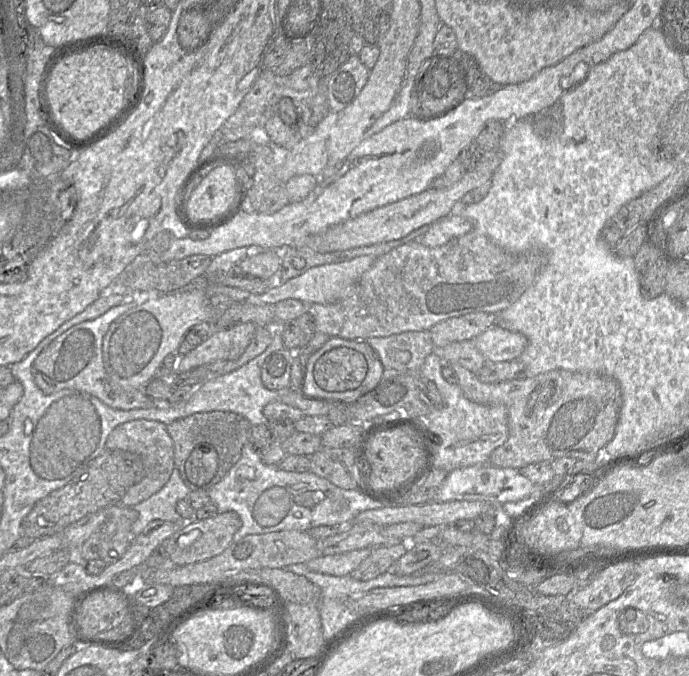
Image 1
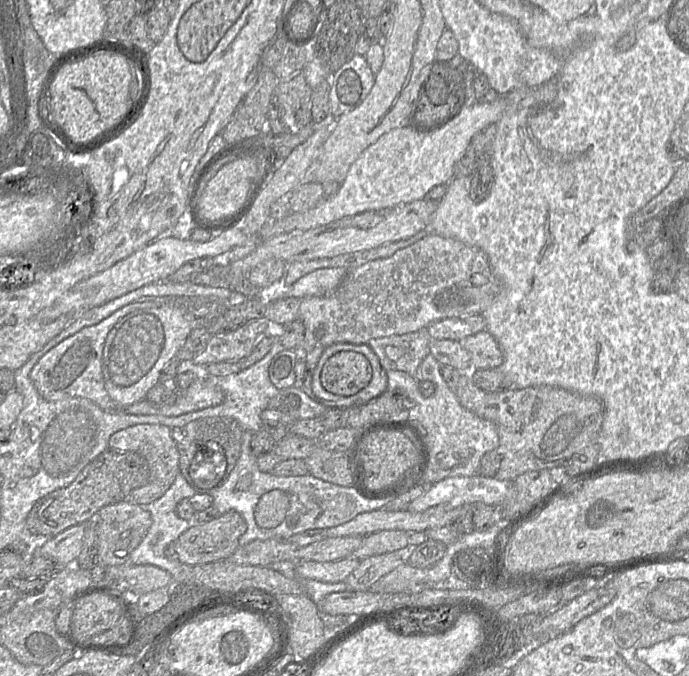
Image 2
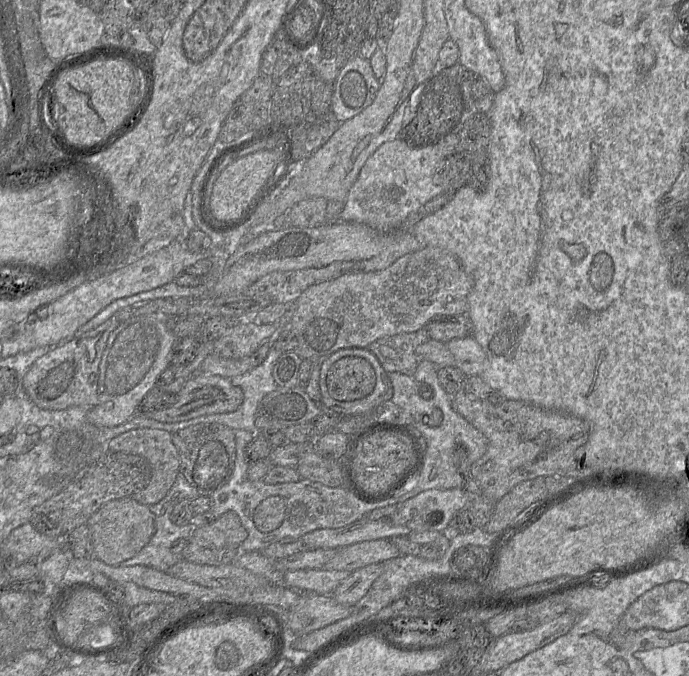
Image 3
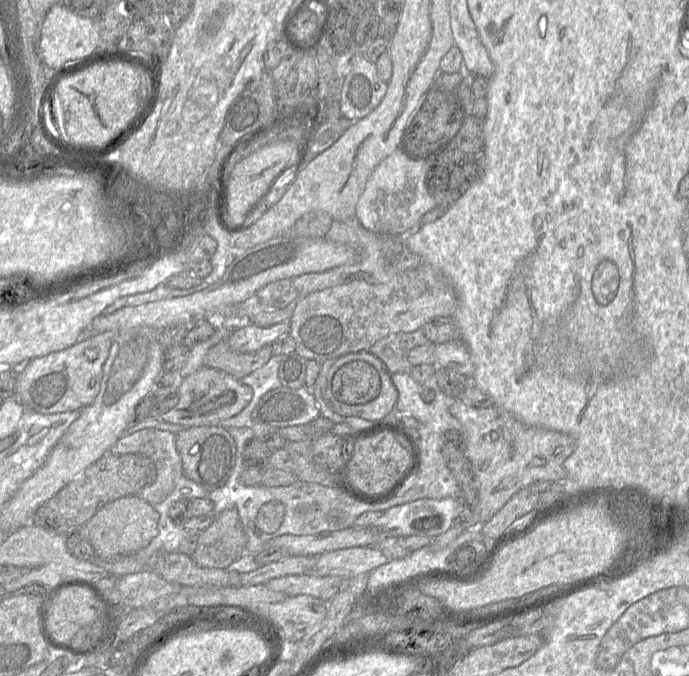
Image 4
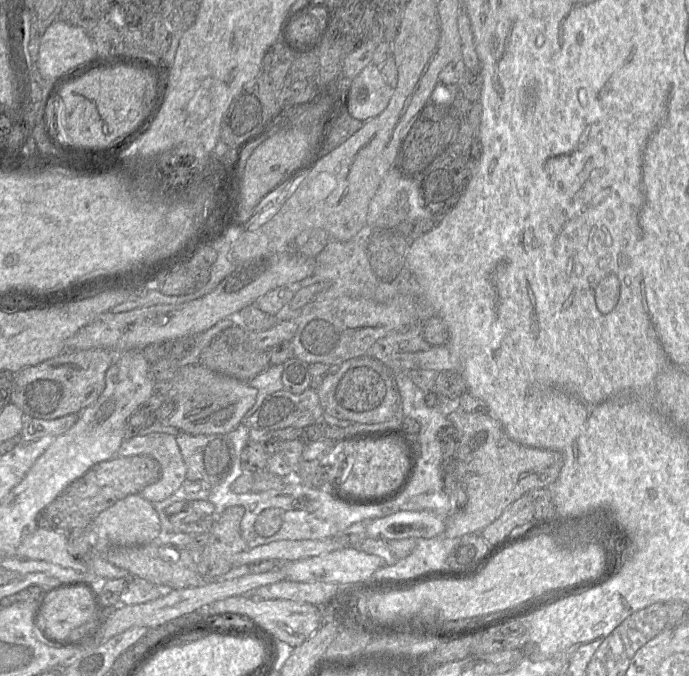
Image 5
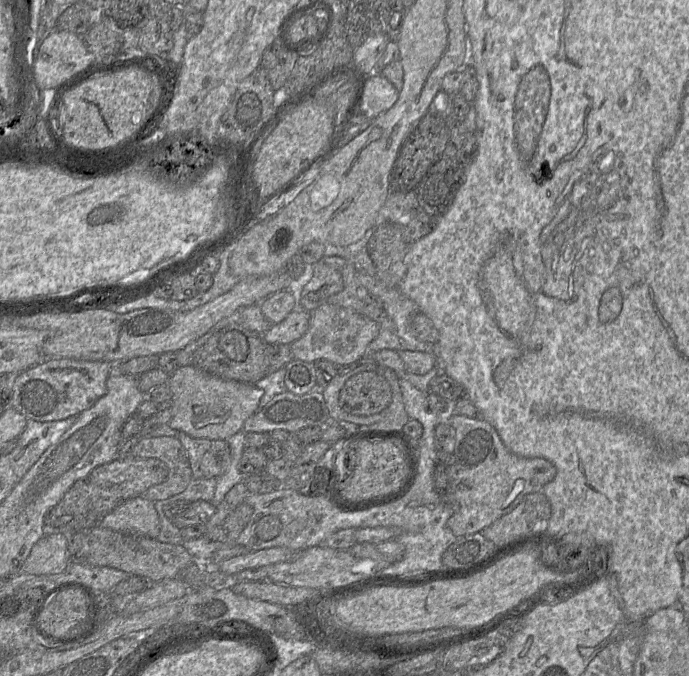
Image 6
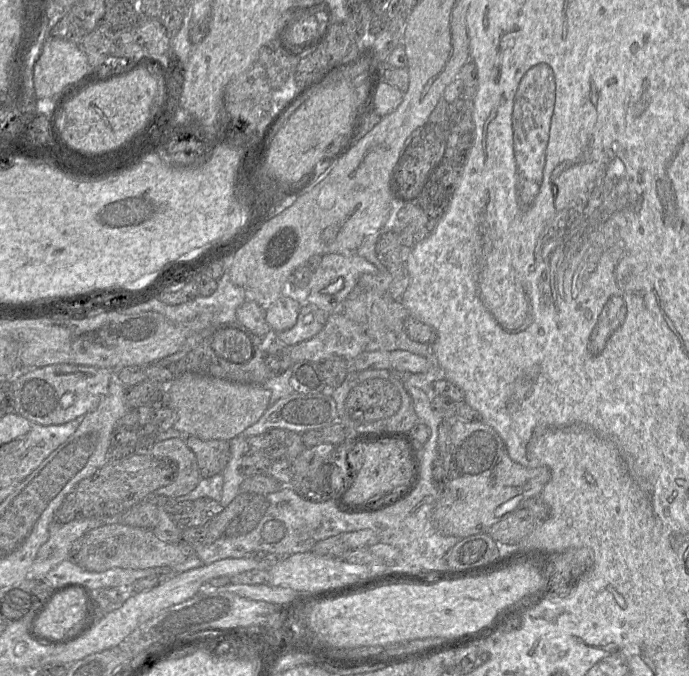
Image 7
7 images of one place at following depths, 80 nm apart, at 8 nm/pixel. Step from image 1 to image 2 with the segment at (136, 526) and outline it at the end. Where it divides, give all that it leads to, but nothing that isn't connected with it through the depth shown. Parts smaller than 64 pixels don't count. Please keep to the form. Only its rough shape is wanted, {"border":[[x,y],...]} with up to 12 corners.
{"border":[[180,471],[160,498],[140,505],[152,524],[130,563],[149,564],[193,582],[193,565],[165,547],[191,526],[176,506],[195,493]]}

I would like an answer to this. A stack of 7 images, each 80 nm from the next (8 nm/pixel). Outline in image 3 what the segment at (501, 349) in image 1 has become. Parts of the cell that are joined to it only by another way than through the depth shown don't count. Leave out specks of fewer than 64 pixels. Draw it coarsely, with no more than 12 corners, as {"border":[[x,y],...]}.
{"border":[[472,335],[449,341],[455,367],[467,376],[485,370],[486,353]]}

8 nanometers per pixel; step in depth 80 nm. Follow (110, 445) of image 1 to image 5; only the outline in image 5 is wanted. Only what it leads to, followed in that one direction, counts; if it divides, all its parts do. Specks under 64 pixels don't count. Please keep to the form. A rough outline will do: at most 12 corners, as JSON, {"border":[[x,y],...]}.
{"border":[[150,433],[126,438],[118,456],[151,456],[159,480],[140,492],[152,504],[186,480],[176,438]]}

